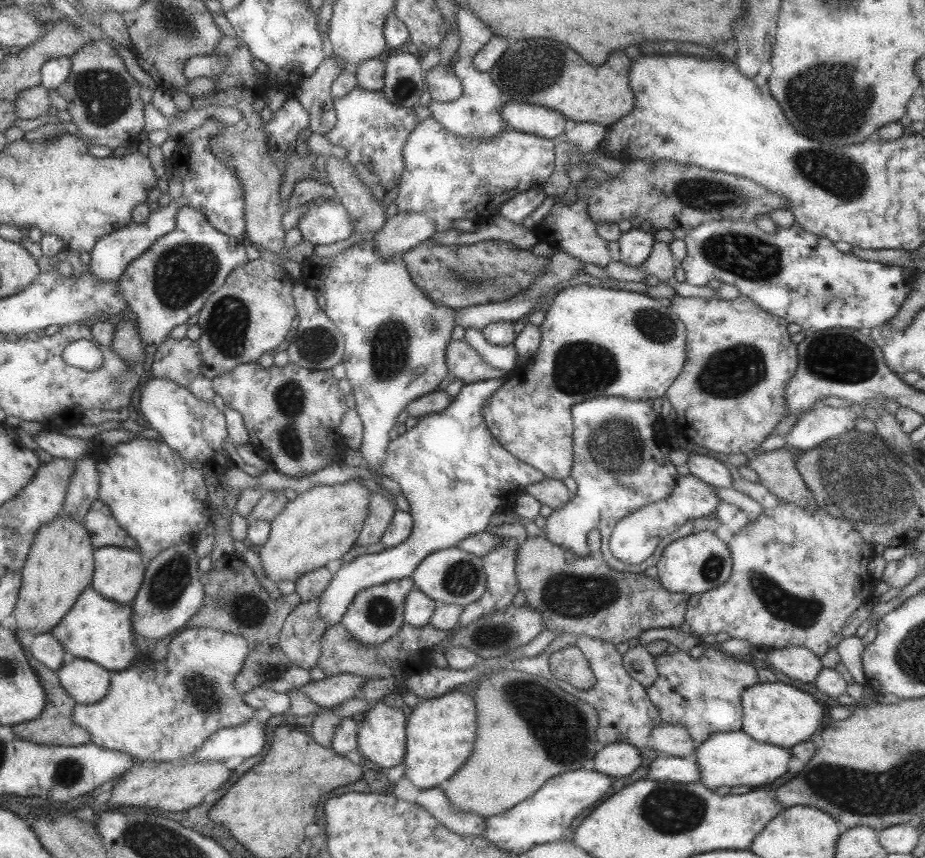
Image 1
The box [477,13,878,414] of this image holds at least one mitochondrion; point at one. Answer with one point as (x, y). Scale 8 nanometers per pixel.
(818, 108)

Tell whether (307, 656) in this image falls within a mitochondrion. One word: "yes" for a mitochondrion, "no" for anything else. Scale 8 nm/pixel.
no

